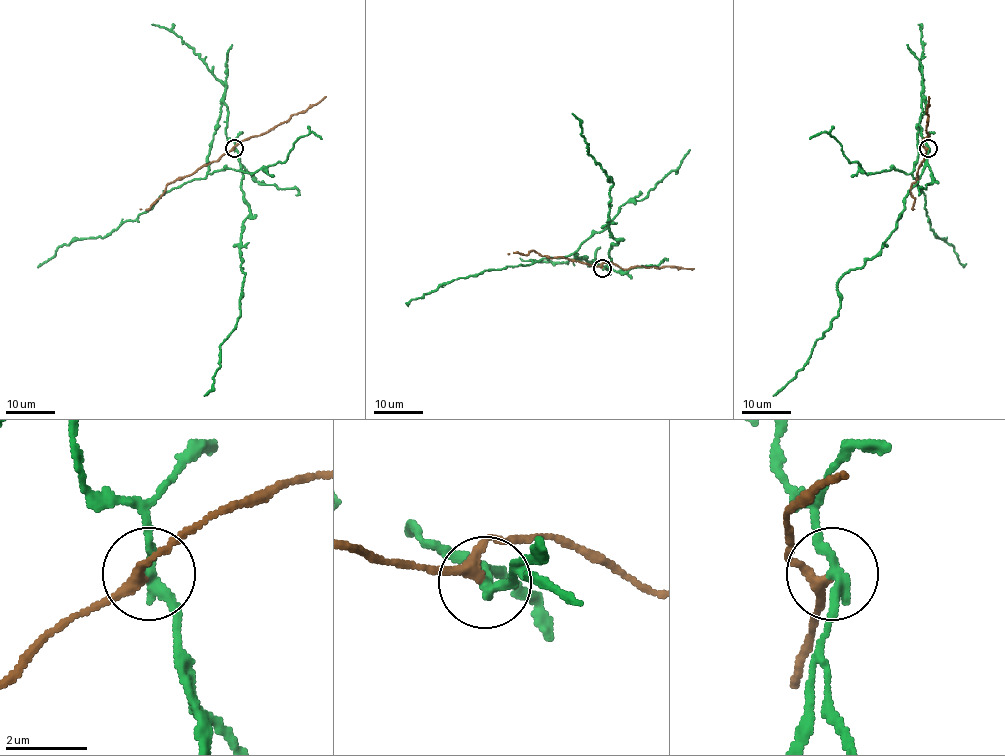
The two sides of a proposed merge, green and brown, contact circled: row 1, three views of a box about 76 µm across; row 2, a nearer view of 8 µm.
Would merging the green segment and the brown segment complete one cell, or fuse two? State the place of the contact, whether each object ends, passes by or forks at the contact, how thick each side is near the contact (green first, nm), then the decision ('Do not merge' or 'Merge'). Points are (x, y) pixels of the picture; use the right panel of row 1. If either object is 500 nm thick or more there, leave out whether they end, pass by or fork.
Place: (928, 148). At the ring green passes by. At the ring brown passes by. Thickness 260 nm (green) against 240 nm. Do not merge

